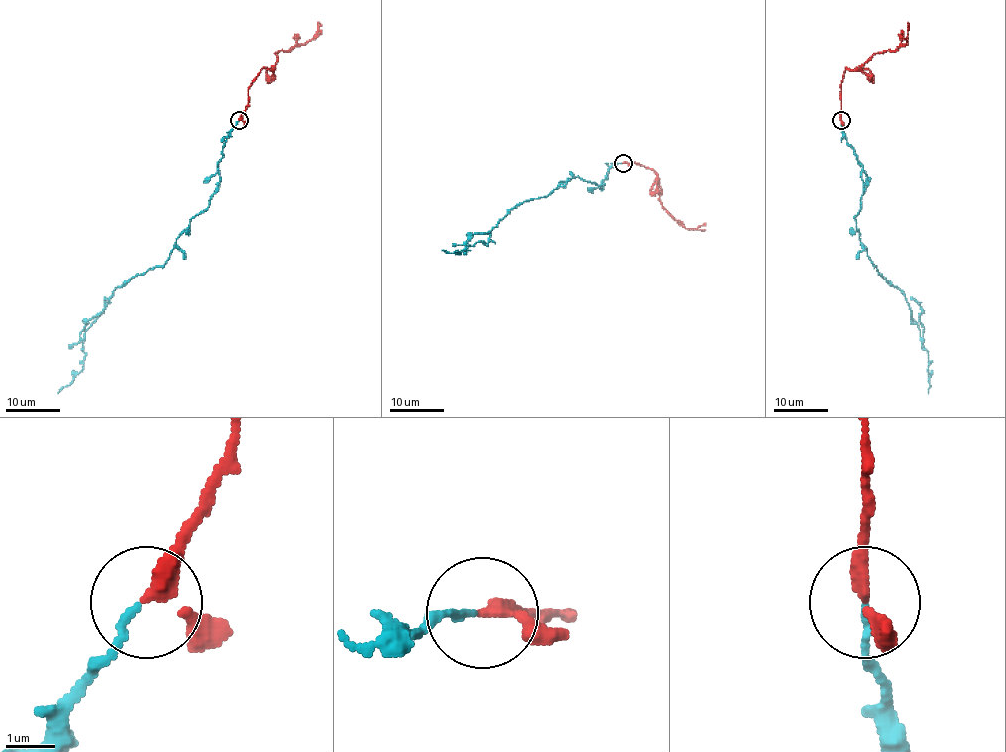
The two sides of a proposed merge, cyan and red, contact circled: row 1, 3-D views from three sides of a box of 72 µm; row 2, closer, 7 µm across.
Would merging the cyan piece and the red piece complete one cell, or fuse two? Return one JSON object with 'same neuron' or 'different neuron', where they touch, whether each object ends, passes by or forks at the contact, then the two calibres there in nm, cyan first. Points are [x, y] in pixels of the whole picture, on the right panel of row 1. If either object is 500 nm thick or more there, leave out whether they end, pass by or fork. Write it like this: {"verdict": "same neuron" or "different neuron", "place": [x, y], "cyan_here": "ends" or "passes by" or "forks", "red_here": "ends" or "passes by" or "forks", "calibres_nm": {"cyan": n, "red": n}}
{"verdict": "same neuron", "place": [841, 120], "cyan_here": "ends", "red_here": "passes by", "calibres_nm": {"cyan": 130, "red": 220}}

